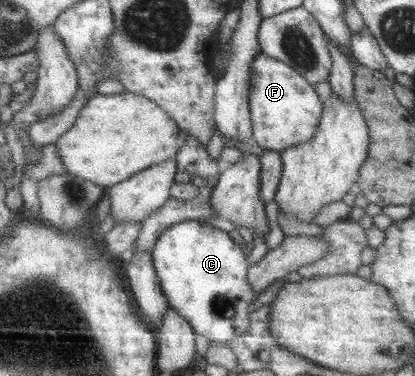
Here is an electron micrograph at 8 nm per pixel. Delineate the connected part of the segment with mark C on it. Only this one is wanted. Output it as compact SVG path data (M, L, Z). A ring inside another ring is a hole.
M188 220L171 228L158 241L157 247L153 250L153 259L155 260L156 268L158 269L162 284L166 292L166 296L170 299L171 308L175 308L186 320L192 323L192 326L196 329L196 332L207 337L211 342L219 342L222 346L232 346L233 342L248 332L252 328L252 303L256 301L258 294L254 292L253 284L251 283L251 265L249 256L244 252L244 247L240 246L228 232L214 228L211 224L198 220Z

